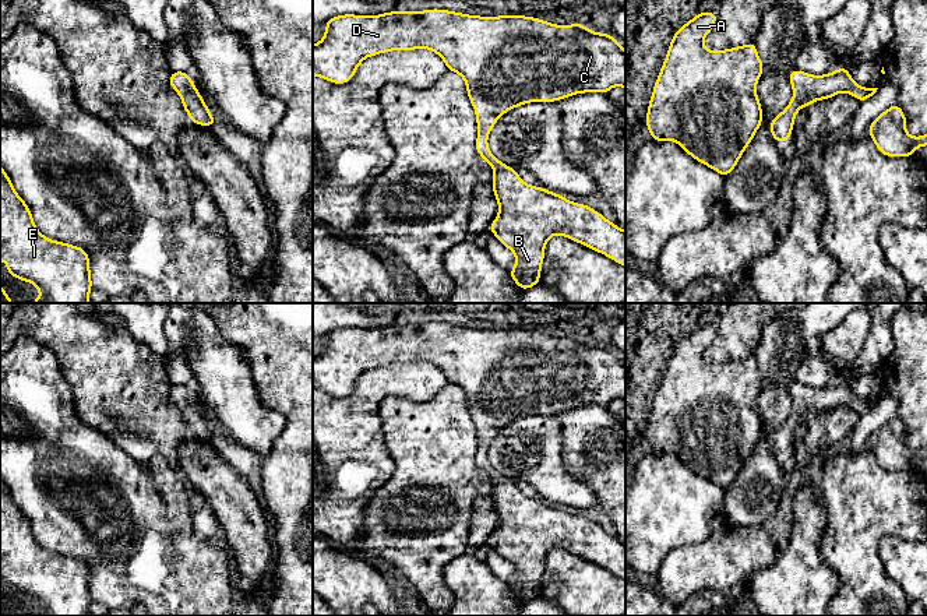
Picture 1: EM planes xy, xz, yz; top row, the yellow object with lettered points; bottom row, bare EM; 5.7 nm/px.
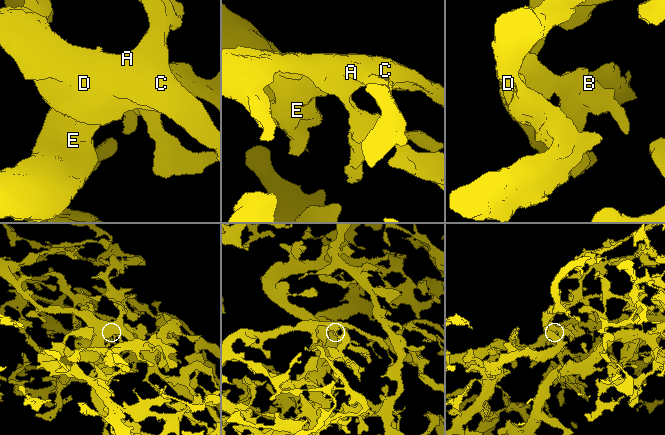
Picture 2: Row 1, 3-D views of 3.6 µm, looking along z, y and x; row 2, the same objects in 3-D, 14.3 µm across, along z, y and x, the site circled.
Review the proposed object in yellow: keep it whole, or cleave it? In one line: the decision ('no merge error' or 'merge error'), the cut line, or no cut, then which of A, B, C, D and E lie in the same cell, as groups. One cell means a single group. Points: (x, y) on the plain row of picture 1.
no merge error | no cut | A B C D E

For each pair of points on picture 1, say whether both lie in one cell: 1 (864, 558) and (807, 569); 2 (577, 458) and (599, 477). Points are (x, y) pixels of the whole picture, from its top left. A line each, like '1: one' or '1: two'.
1: two
2: one

